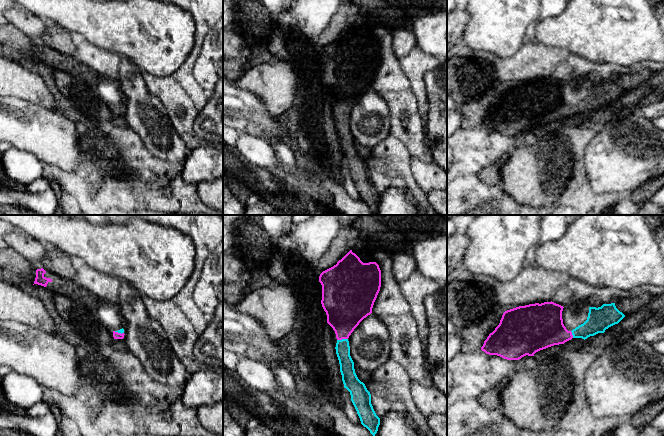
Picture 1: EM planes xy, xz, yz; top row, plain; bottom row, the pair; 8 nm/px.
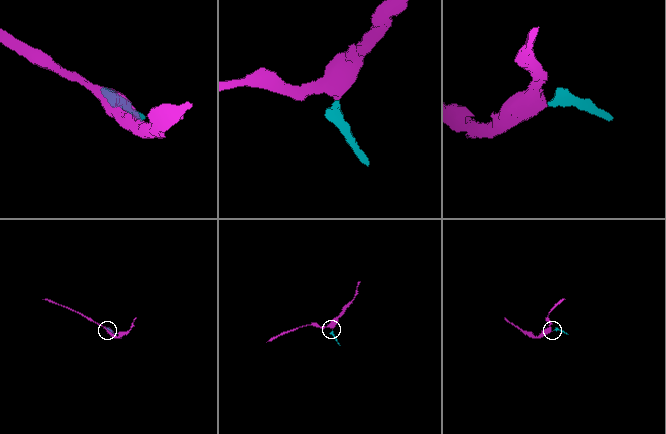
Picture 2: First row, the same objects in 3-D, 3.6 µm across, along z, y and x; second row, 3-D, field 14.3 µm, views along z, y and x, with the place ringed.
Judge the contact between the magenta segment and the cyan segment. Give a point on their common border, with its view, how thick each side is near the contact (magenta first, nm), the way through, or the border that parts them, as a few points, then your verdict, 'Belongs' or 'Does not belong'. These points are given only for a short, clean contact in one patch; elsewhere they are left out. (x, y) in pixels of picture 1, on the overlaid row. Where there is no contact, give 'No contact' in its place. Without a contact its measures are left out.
Touches magenta at xz (342, 338). Thickness 320 nm (magenta) against 110 nm. Path across: xz (345, 307), (342, 338), (342, 347). Belongs

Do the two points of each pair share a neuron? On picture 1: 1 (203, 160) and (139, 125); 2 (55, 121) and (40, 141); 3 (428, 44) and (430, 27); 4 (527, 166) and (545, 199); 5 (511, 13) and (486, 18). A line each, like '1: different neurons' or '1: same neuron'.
1: different neurons
2: same neuron
3: same neuron
4: same neuron
5: same neuron

